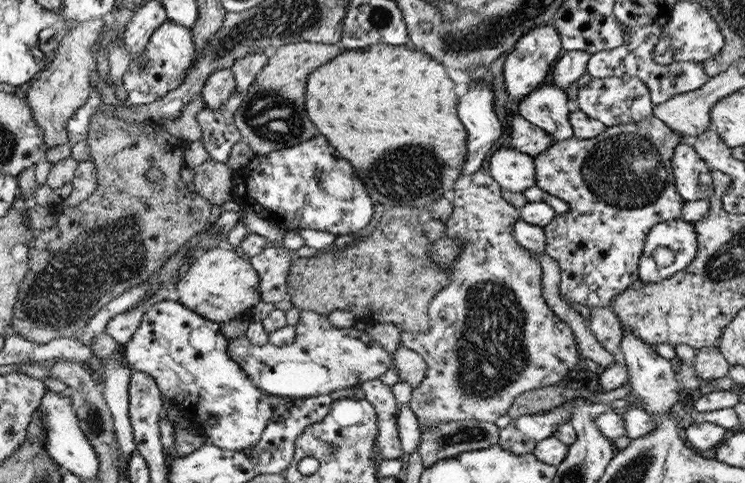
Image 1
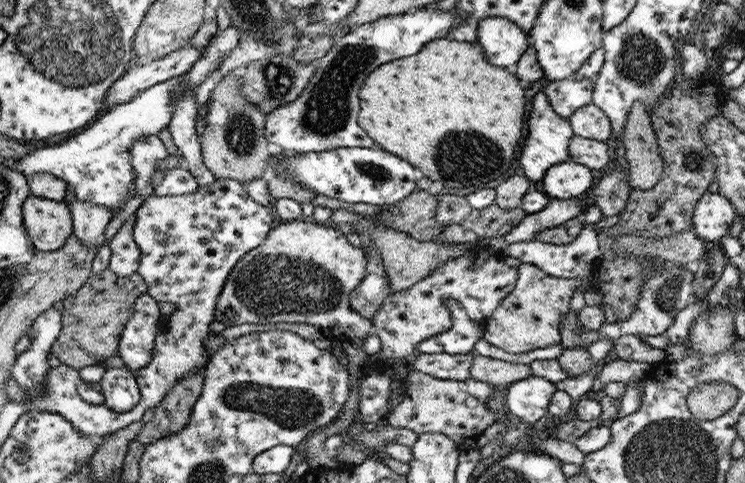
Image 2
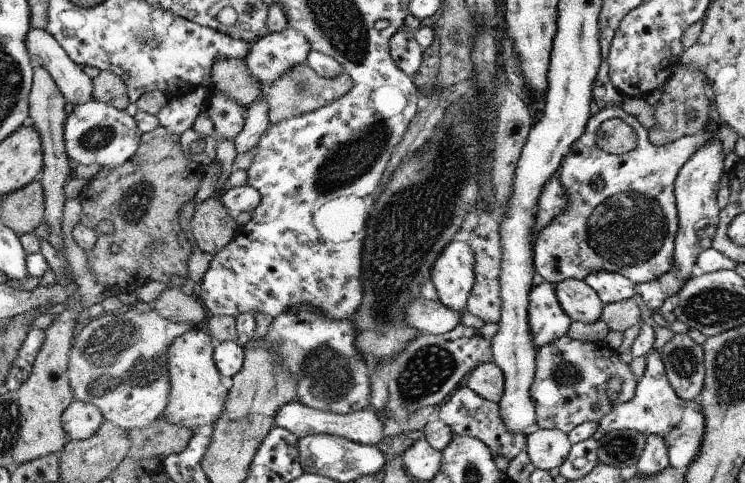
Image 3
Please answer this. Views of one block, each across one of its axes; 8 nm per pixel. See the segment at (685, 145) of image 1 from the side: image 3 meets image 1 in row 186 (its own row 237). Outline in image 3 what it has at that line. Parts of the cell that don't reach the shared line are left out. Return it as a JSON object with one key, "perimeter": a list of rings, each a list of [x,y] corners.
{"perimeter":[[[719,135],[714,136],[708,144],[700,146],[696,154],[692,154],[675,180],[675,204],[678,212],[678,231],[674,248],[674,268],[651,282],[635,286],[635,293],[640,295],[641,304],[651,311],[661,308],[668,298],[675,298],[684,288],[684,284],[697,273],[698,256],[712,247],[719,224],[717,193],[720,178],[725,173],[725,157],[722,154],[722,142]]]}

